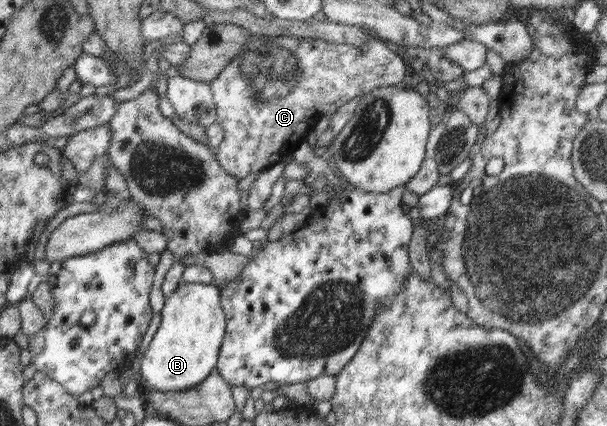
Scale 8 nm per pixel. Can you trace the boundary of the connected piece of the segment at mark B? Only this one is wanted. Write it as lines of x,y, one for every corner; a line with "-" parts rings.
182,282
167,297
160,326
140,362
143,387
180,392
200,384
215,369
226,326
219,289
214,283

